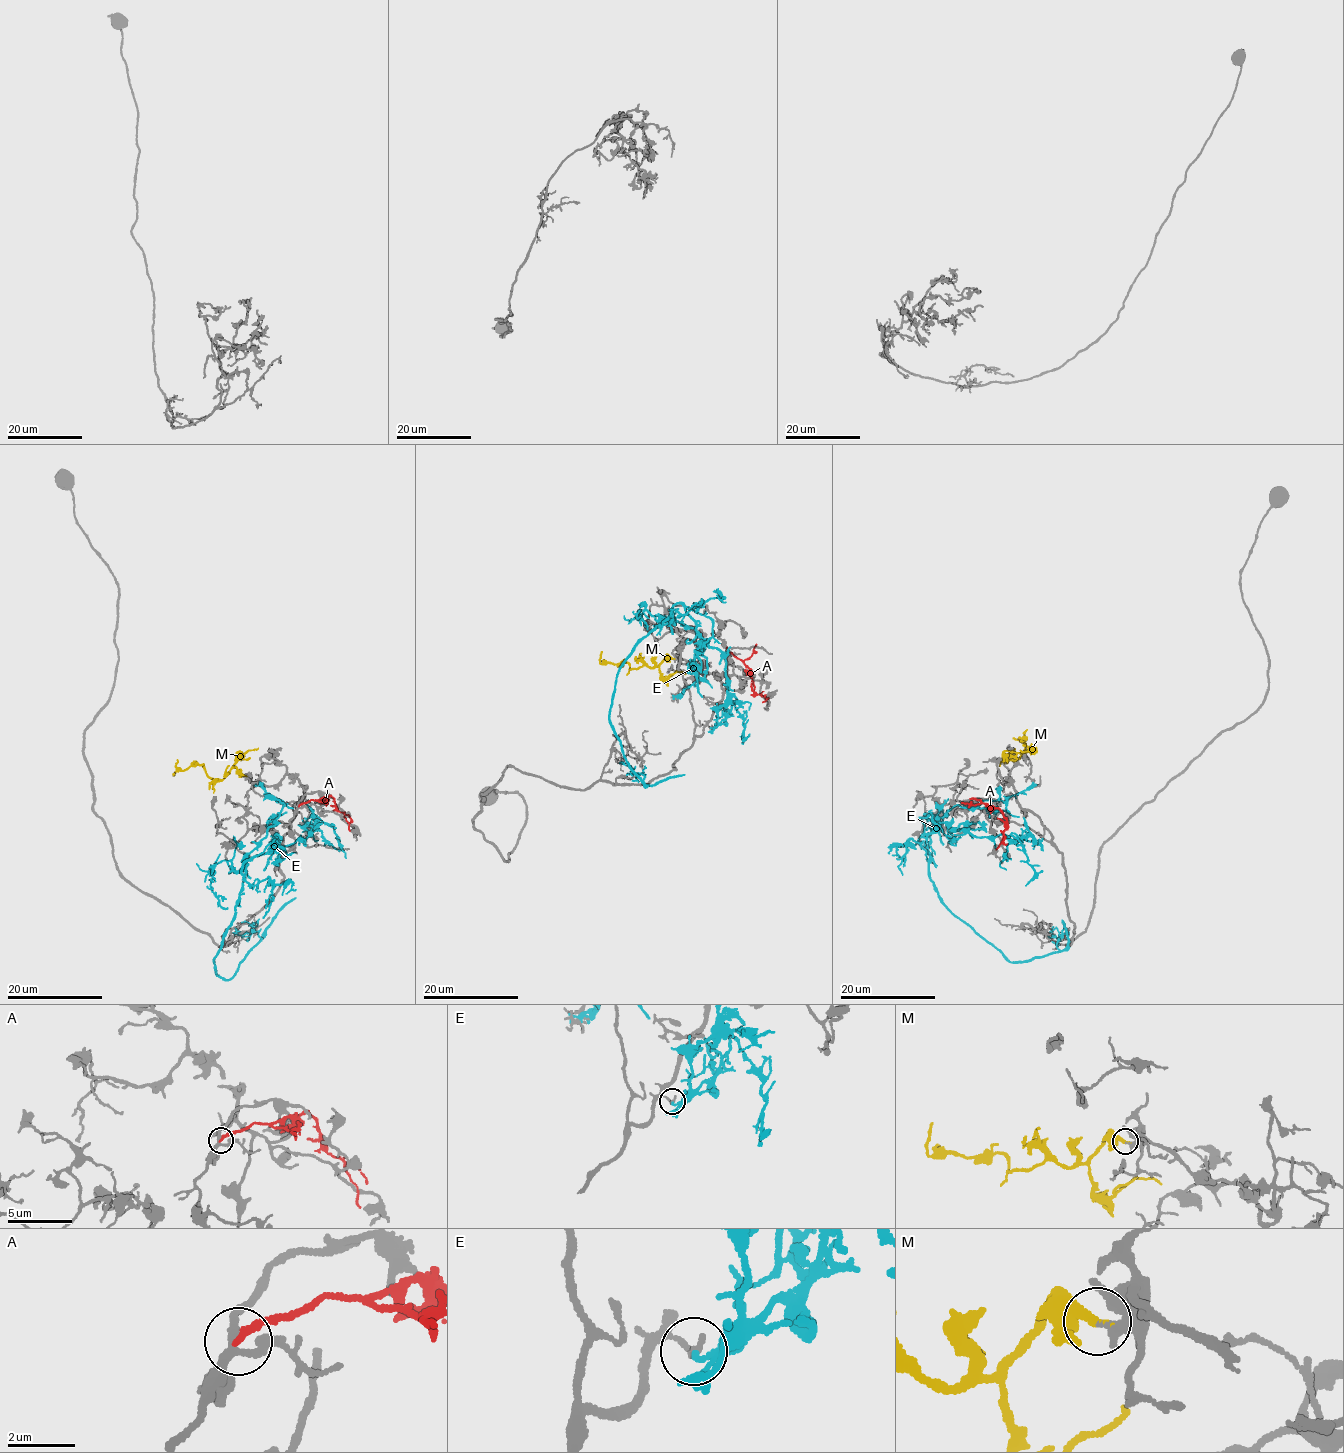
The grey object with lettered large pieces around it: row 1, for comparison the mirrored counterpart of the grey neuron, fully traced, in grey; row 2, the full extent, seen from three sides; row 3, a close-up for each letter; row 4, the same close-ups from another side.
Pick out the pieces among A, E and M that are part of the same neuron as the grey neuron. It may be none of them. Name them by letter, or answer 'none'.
M

